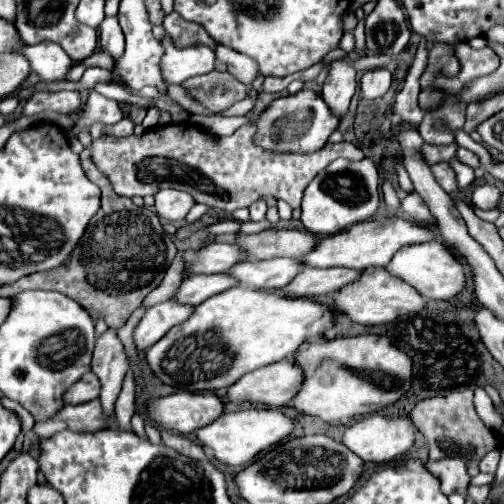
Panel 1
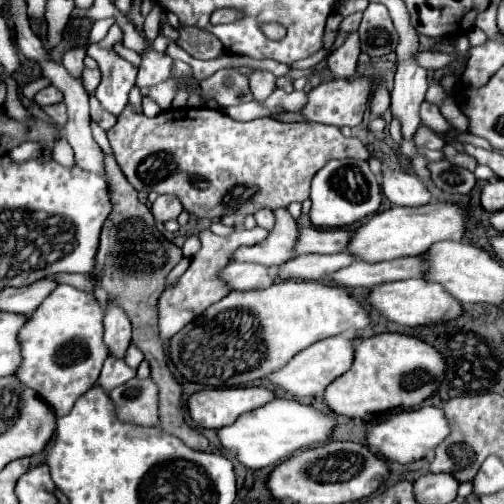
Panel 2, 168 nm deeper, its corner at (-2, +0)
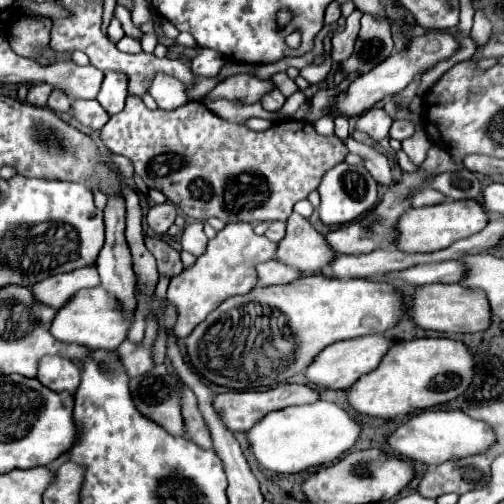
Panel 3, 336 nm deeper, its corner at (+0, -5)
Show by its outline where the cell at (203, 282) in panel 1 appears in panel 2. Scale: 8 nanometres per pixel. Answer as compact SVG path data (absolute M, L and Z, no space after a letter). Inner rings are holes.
M230 262L230 266L220 270L218 278L230 290L260 290L274 282L266 266L248 264L248 262Z

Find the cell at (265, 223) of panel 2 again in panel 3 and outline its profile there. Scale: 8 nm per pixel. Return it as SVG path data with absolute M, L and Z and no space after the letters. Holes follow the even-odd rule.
M276 221L276 223L270 223L268 231L266 231L266 237L272 239L272 241L280 241L282 237L286 235L286 223L284 221Z

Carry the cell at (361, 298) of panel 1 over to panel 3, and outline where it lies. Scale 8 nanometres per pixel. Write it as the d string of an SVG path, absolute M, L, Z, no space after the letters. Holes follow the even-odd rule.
M436 283L418 287L410 313L416 325L440 333L476 333L486 331L492 323L492 309L486 293L482 289L464 287L460 283Z

